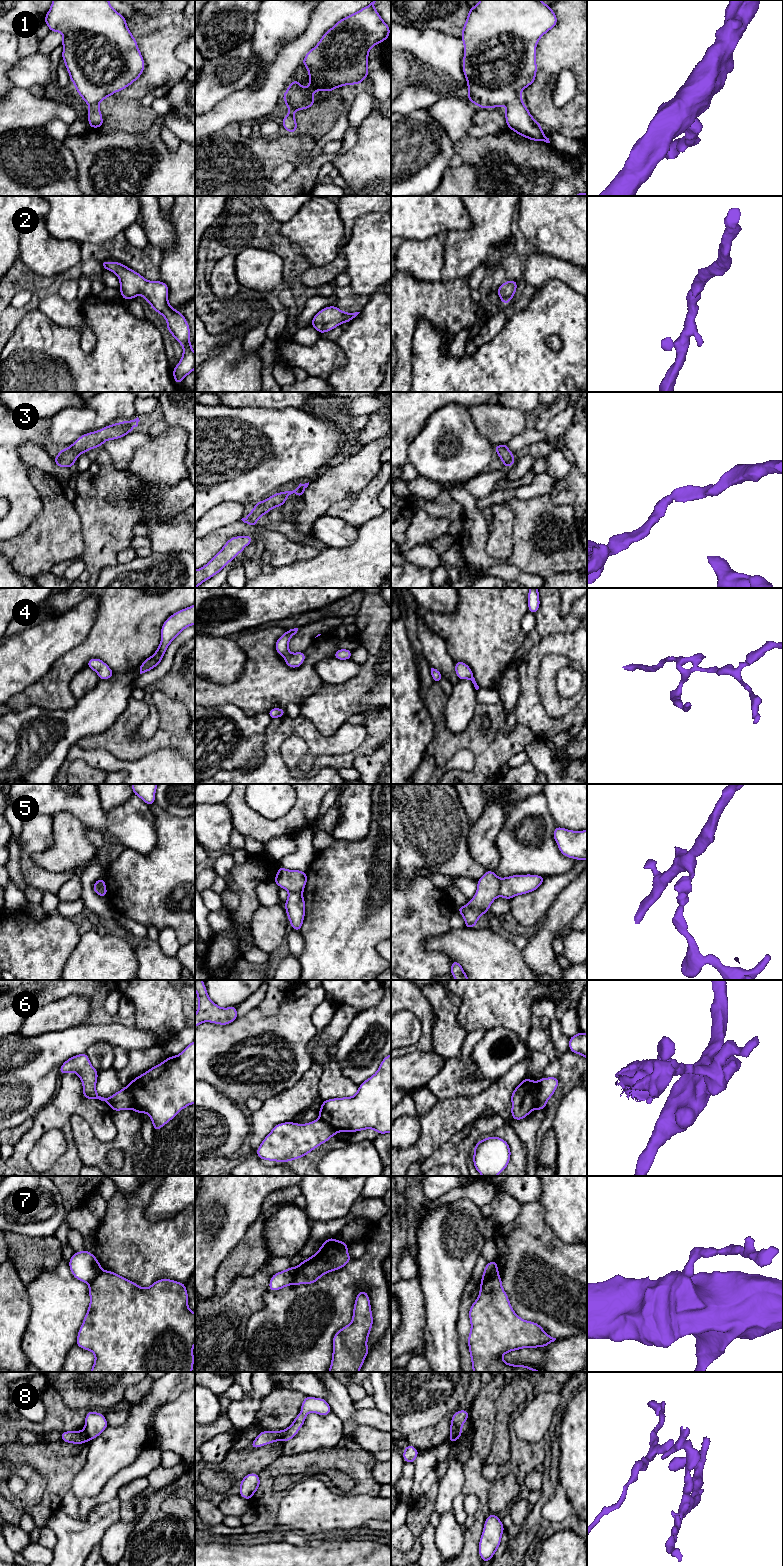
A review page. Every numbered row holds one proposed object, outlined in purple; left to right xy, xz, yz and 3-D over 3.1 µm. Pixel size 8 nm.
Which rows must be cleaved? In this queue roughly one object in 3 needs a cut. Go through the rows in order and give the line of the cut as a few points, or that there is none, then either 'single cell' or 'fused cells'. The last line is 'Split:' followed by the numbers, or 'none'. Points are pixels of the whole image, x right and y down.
1: cut none; single cell
2: cut none; single cell
3: cut none; single cell
4: cut none; single cell
5: cut yz (500, 879), (498, 895); fused cells
6: cut yz (538, 1082), (533, 1108); fused cells
7: cut yz (498, 1273), (482, 1278); fused cells
8: cut xy (82, 1431), (88, 1440); fused cells
Split: 5, 6, 7, 8

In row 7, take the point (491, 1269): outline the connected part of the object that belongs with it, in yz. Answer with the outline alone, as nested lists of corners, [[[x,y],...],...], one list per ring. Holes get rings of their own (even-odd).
[[[494,1259],[491,1262],[487,1263],[487,1265],[485,1266],[482,1278],[493,1277],[498,1274],[499,1272],[498,1272],[497,1262]]]

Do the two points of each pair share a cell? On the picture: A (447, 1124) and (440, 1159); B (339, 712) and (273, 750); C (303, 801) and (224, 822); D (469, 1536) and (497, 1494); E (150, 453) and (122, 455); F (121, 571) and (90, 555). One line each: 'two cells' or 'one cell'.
A: two cells
B: two cells
C: two cells
D: two cells
E: two cells
F: two cells

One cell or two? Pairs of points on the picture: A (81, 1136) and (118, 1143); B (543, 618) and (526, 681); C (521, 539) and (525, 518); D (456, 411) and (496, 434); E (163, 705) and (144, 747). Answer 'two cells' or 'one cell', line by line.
A: one cell
B: two cells
C: one cell
D: two cells
E: one cell

